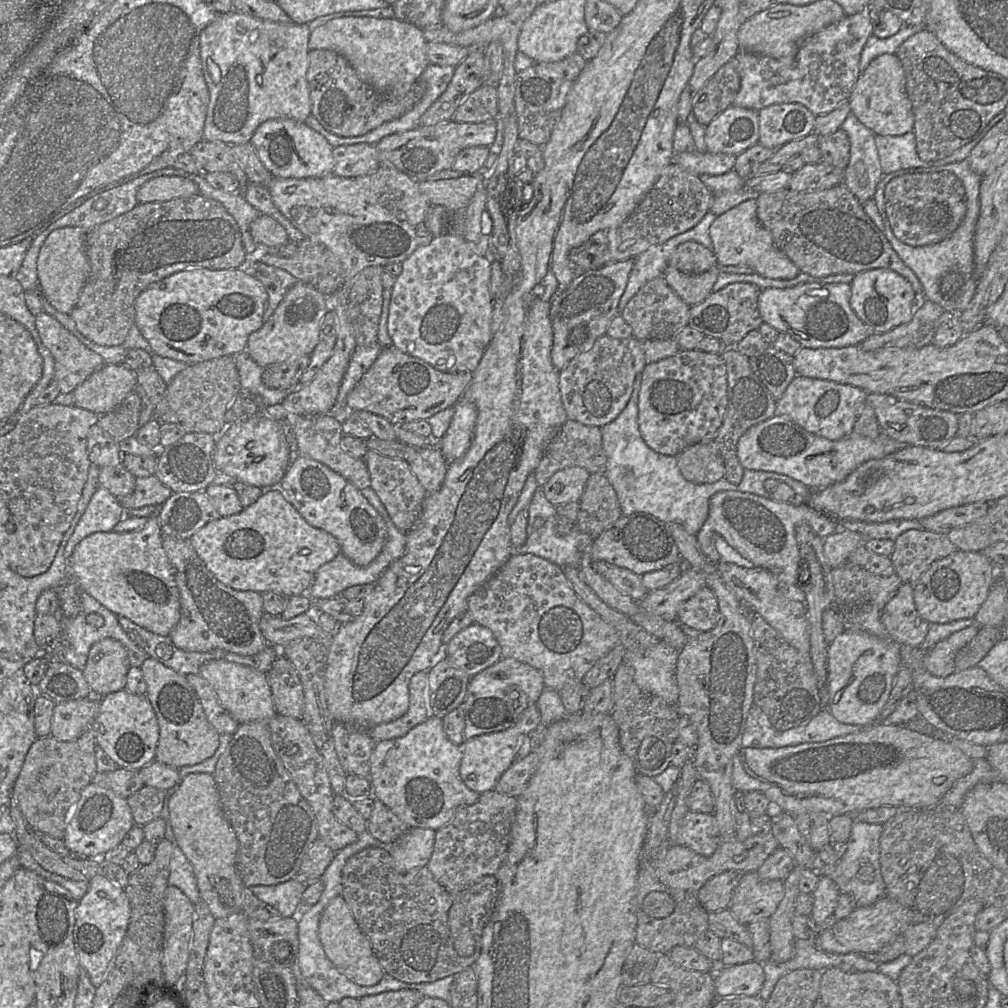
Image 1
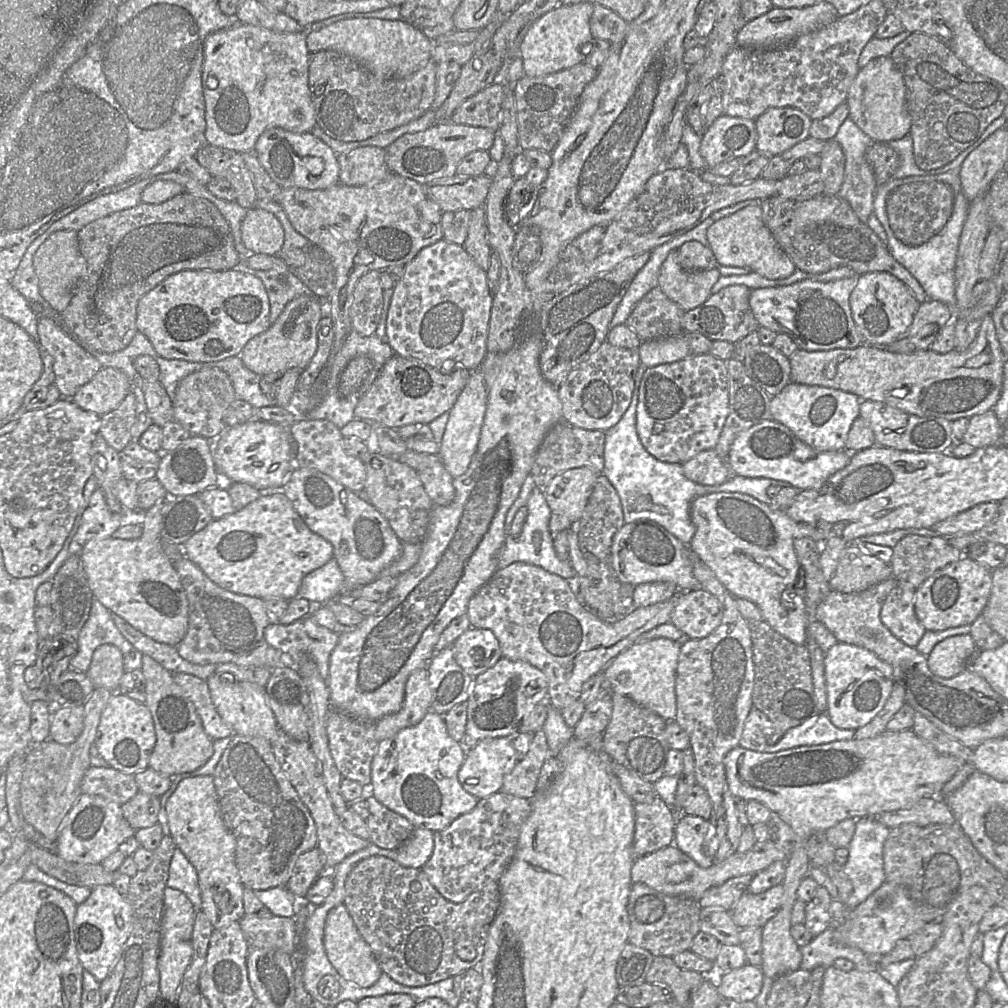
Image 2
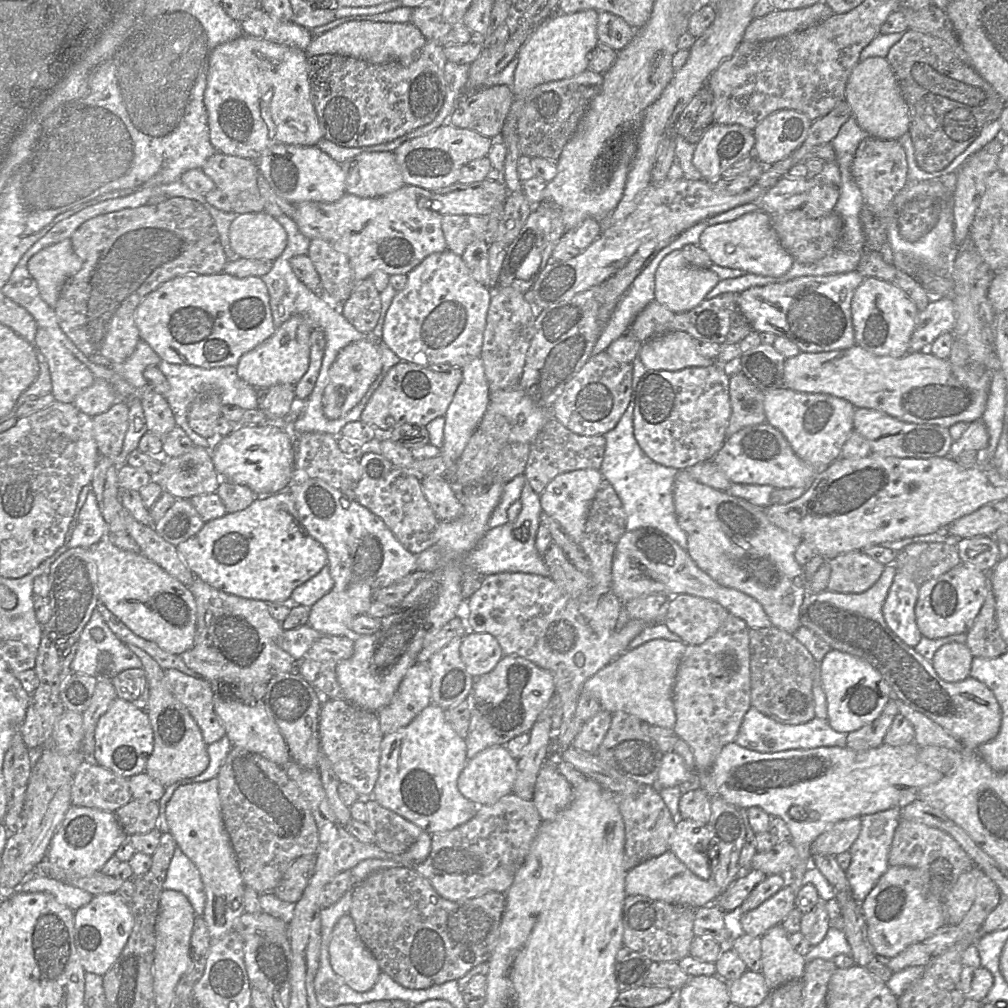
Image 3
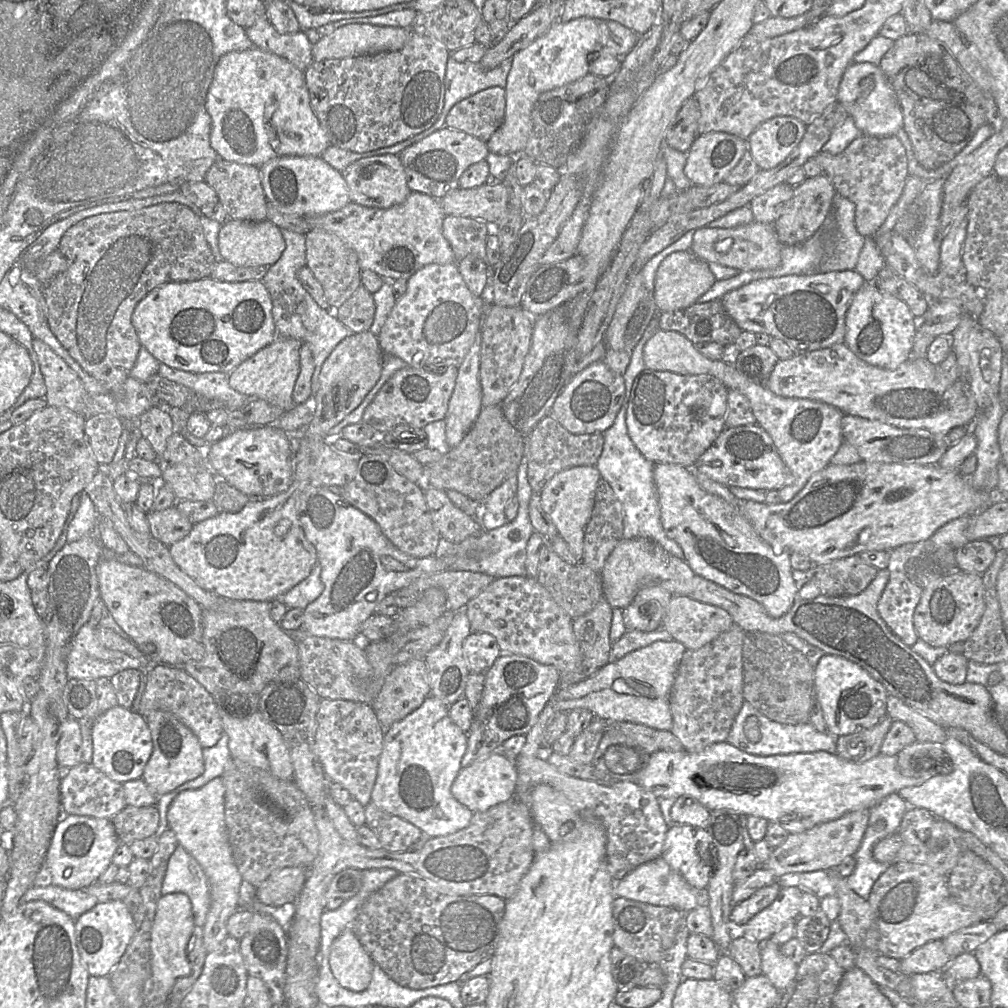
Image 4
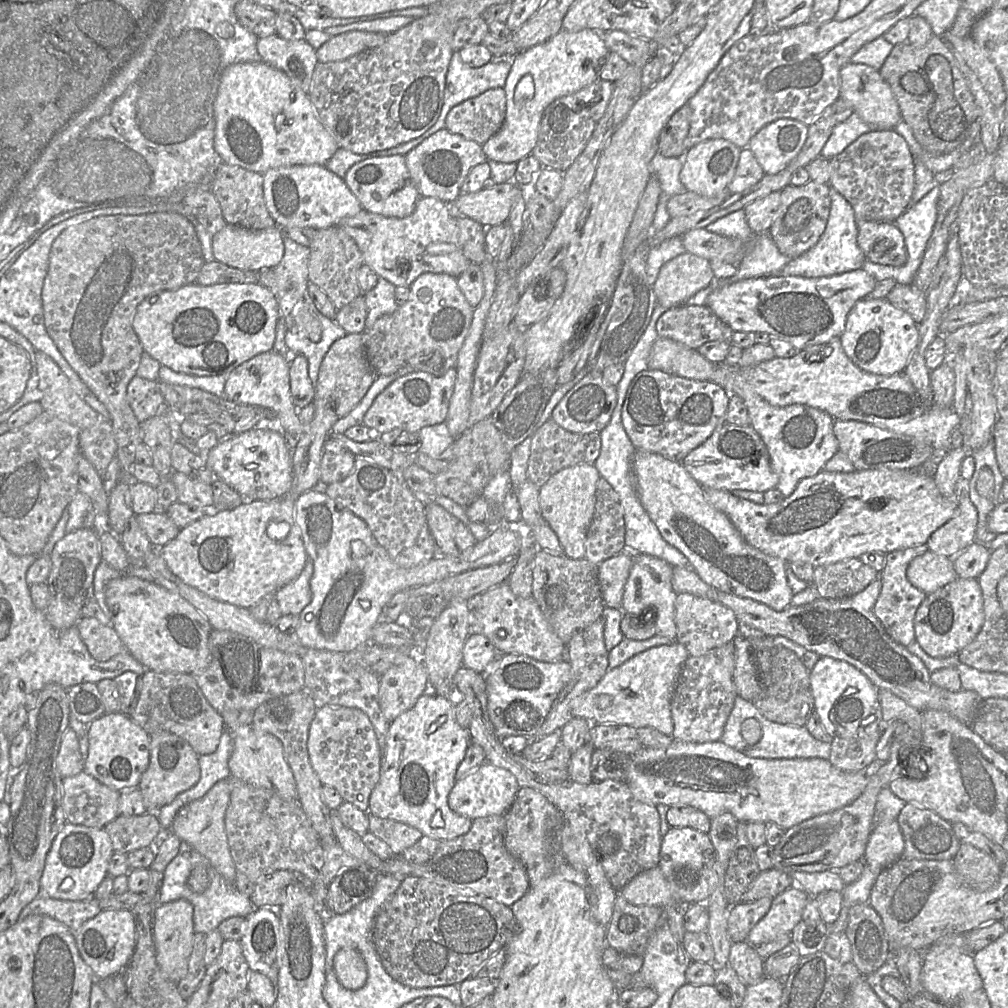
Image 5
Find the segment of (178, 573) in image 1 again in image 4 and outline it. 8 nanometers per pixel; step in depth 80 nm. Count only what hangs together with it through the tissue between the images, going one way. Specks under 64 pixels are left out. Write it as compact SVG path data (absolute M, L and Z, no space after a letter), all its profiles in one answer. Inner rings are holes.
M229 600L221 605L222 612L202 611L202 642L204 656L184 664L183 670L199 682L218 701L229 695L257 694L271 682L284 682L300 678L298 647L290 633L283 630L270 616L270 602Z

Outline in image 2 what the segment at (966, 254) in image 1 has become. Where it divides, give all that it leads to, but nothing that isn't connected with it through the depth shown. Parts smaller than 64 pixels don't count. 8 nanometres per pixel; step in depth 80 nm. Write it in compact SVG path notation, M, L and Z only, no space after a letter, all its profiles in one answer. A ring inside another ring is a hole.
M959 169L945 173L937 170L927 171L930 176L914 176L903 178L902 183L919 181L940 181L953 193L952 213L944 227L933 237L920 245L906 245L899 241L894 235L891 227L887 227L887 247L893 258L901 264L919 282L928 300L942 302L952 309L955 305L955 263L959 246L960 235L966 221L970 202L961 190Z

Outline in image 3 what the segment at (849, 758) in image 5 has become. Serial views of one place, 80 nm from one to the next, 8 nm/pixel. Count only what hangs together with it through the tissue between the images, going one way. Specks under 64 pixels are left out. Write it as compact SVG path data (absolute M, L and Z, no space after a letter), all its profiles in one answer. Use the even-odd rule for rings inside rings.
M892 697L873 722L847 734L846 747L855 751L879 747L897 714L897 699Z

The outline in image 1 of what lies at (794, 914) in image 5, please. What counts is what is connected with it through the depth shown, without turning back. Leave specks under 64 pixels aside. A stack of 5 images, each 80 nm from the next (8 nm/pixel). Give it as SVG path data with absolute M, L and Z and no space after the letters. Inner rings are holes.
M757 871L741 874L729 910L741 924L770 918L784 897L783 880L761 880Z

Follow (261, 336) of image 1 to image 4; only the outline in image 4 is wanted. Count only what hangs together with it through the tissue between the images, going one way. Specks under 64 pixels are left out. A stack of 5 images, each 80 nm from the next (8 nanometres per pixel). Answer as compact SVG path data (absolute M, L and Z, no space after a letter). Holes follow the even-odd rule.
M277 337L229 373L229 385L247 398L261 399L289 412L295 406L292 391L300 371L301 346L296 339Z

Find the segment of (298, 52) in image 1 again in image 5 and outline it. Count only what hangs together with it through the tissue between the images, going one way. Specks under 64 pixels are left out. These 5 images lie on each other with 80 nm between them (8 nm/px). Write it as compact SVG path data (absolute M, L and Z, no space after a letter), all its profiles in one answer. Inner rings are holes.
M236 63L223 69L214 102L214 147L226 164L264 174L266 171L294 165L321 165L339 149L332 135L317 117L309 95L284 72L264 63Z

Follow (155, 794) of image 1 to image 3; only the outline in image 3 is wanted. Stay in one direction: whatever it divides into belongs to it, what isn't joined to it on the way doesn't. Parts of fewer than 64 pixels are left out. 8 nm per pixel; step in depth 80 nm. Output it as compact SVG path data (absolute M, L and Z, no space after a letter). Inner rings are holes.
M132 799L114 814L129 837L135 834L147 834L156 828L159 805L154 801Z

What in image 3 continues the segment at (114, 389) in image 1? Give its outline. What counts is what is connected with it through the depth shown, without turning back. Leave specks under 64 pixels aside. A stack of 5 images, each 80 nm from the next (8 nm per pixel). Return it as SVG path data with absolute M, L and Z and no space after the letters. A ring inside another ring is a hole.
M95 379L93 384L82 390L73 404L83 413L94 417L106 412L117 402L117 394L105 380Z

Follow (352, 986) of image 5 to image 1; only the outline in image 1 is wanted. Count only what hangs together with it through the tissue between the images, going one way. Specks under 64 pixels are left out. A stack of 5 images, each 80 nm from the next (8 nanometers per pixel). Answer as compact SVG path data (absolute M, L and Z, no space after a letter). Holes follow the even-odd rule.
M343 895L332 898L324 909L319 923L319 936L328 958L350 981L360 986L374 986L383 978L385 972Z

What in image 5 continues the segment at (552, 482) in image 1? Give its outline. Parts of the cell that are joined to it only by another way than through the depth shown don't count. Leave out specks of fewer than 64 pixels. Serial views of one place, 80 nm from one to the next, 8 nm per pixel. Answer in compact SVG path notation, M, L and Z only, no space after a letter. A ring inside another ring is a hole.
M578 464L561 469L540 488L542 516L556 533L564 554L572 559L584 559L586 536L596 505L596 485L600 474L594 464Z

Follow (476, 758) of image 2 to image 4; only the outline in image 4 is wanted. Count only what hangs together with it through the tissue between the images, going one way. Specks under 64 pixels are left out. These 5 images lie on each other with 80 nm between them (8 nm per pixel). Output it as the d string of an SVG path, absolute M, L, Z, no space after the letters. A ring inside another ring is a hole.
M501 750L462 768L451 786L451 794L473 812L483 812L515 797L518 771L512 758Z

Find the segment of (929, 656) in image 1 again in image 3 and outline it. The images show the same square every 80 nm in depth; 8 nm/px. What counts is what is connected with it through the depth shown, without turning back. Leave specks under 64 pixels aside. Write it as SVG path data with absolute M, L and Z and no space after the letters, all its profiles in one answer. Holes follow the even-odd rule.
M951 642L935 652L931 664L942 680L959 682L969 676L973 658L965 643Z

